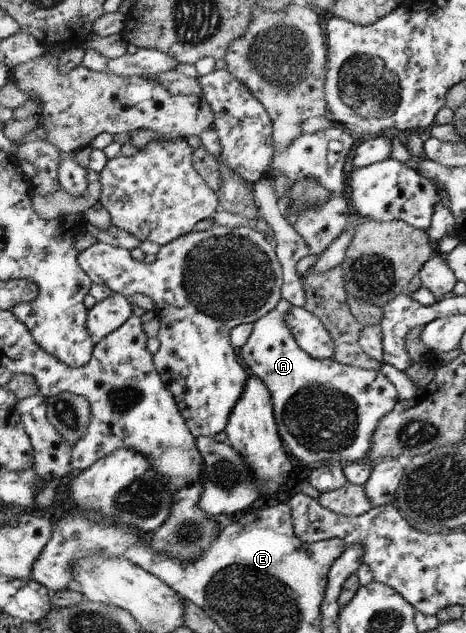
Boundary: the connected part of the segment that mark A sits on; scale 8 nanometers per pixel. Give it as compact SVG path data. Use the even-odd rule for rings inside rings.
M283 299L273 312L253 323L253 330L247 342L240 348L239 354L251 374L259 377L270 389L271 402L274 404L275 420L278 420L279 432L287 442L287 450L305 464L341 462L355 463L368 461L371 440L374 440L375 428L379 420L389 415L398 404L398 389L381 370L362 369L335 362L333 359L316 359L309 356L298 344L291 330L285 324L285 314L291 304Z

